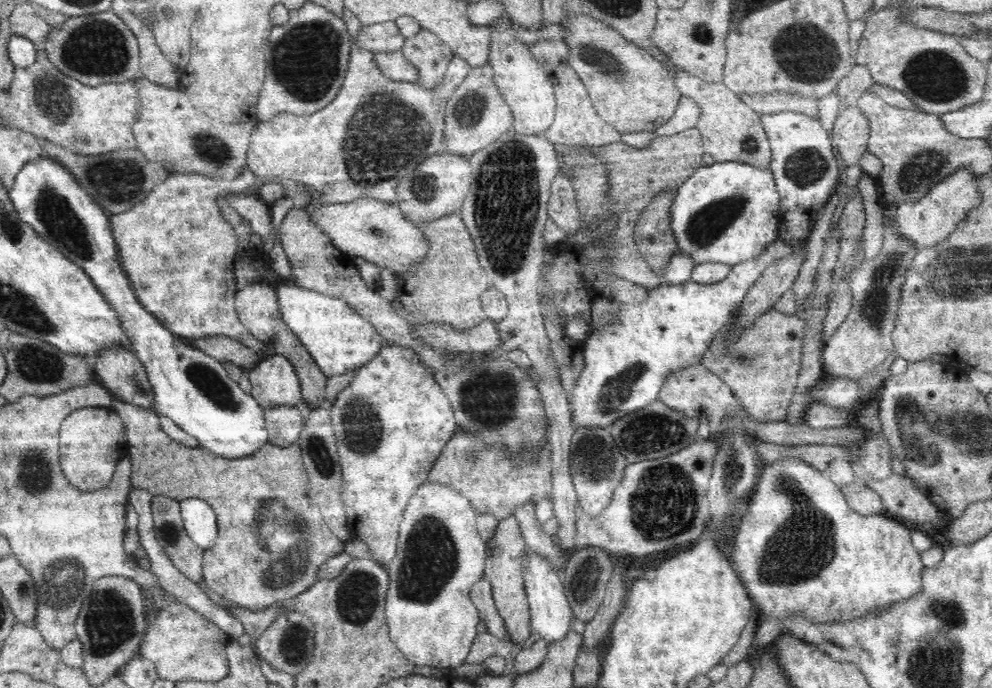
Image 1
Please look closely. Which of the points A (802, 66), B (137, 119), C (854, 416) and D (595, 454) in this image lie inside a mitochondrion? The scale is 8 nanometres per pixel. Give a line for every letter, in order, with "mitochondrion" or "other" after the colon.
A: mitochondrion
B: other
C: other
D: mitochondrion

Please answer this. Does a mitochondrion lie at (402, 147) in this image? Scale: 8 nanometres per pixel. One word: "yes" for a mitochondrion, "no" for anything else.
yes

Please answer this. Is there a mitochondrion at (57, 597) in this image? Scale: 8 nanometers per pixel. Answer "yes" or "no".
yes

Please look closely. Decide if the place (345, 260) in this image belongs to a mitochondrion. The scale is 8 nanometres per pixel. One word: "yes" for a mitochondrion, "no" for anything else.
no

